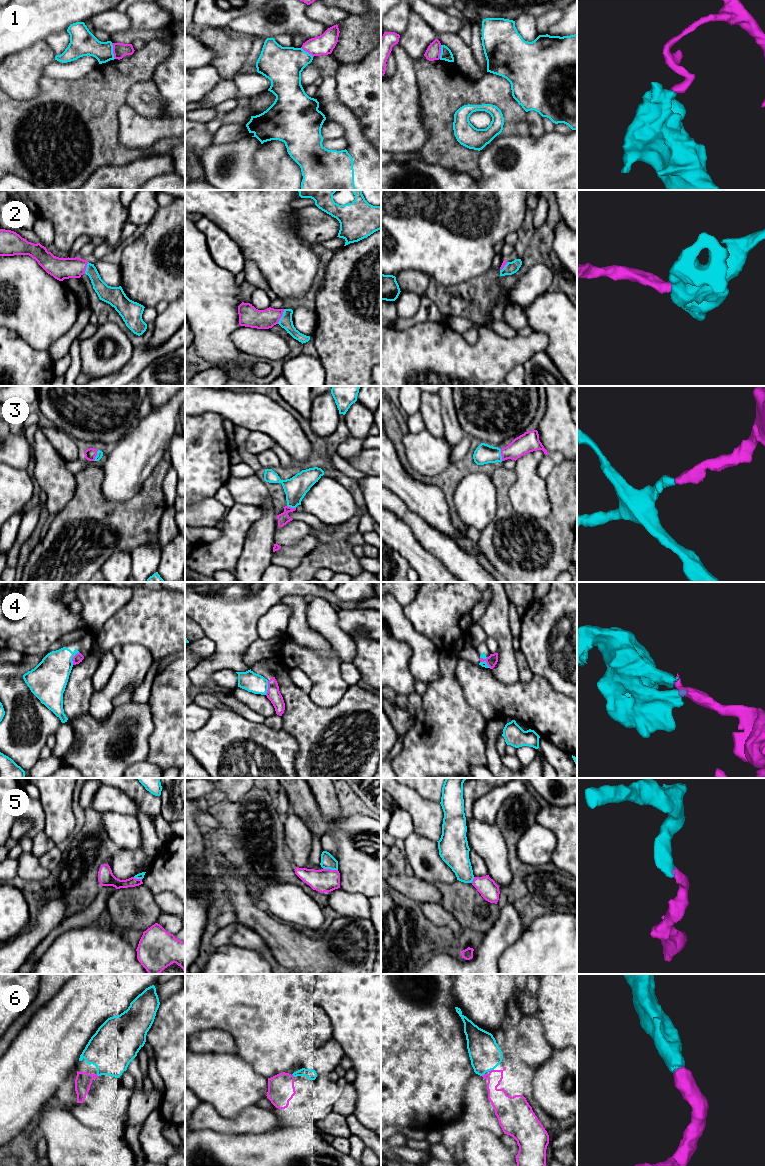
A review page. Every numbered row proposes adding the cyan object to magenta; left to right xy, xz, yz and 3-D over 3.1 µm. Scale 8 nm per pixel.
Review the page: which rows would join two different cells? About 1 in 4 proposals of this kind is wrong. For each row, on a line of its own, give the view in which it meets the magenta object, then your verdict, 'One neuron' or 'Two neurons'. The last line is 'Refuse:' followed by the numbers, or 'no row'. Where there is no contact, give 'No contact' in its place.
1: Touches magenta in xy. Two neurons
2: Touches magenta in xz. One neuron
3: Touches magenta in yz. One neuron
4: Touches magenta in xy. Two neurons
5: Touches magenta in xz. Two neurons
6: Touches magenta in yz. One neuron
Refuse: 1, 4, 5

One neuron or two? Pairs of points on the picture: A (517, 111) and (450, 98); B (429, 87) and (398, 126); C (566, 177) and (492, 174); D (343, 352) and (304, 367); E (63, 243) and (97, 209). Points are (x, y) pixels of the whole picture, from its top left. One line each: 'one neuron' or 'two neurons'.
A: one neuron
B: two neurons
C: one neuron
D: two neurons
E: one neuron

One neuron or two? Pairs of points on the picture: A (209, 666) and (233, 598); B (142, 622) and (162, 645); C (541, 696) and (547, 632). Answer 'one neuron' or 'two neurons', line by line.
A: one neuron
B: one neuron
C: two neurons

